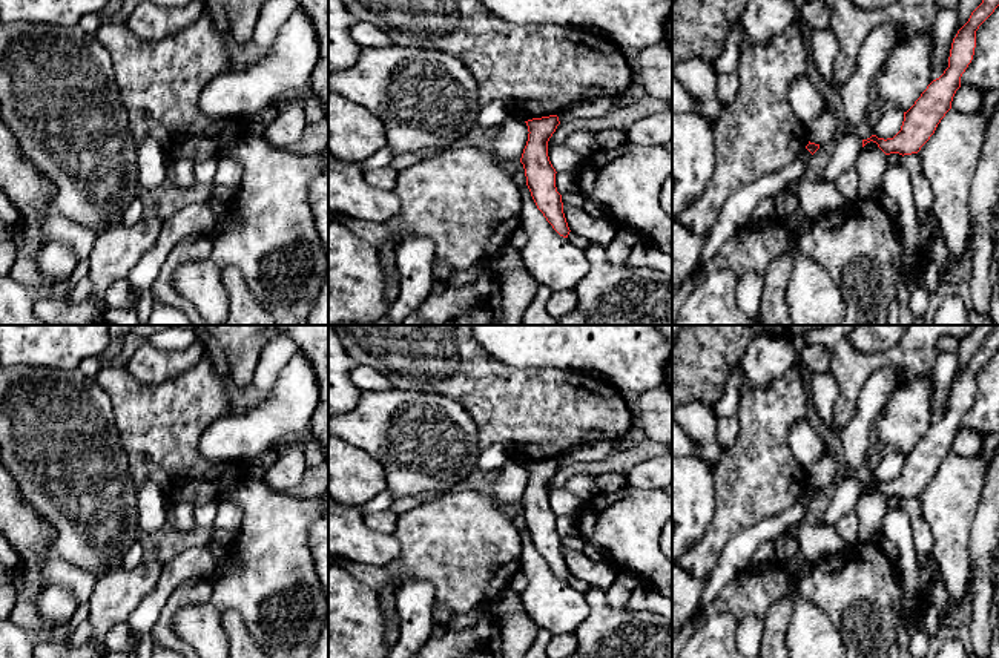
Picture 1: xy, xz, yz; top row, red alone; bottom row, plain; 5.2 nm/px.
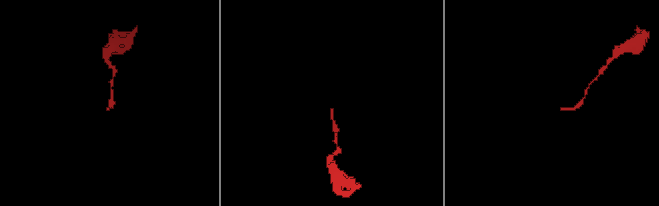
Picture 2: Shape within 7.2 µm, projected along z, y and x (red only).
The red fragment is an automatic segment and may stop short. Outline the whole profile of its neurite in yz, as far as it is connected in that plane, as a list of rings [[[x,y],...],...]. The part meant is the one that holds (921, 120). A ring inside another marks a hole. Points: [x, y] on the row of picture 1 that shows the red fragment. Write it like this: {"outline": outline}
{"outline": [[[982,0],[971,12],[968,21],[958,31],[953,38],[948,67],[933,80],[915,104],[904,112],[901,130],[893,138],[878,138],[872,135],[862,140],[862,147],[873,141],[885,153],[912,155],[935,133],[938,124],[951,109],[956,90],[961,87],[961,77],[973,60],[976,48],[976,31],[994,12],[999,0]]]}

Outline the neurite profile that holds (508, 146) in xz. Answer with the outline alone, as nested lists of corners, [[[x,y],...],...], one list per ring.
[[[508,118],[497,133],[491,153],[511,166],[520,161],[523,149],[528,141],[528,126],[525,121]]]

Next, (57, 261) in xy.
[[[46,244],[46,247],[37,253],[37,267],[41,275],[57,282],[64,282],[77,267],[75,253],[66,244]]]

